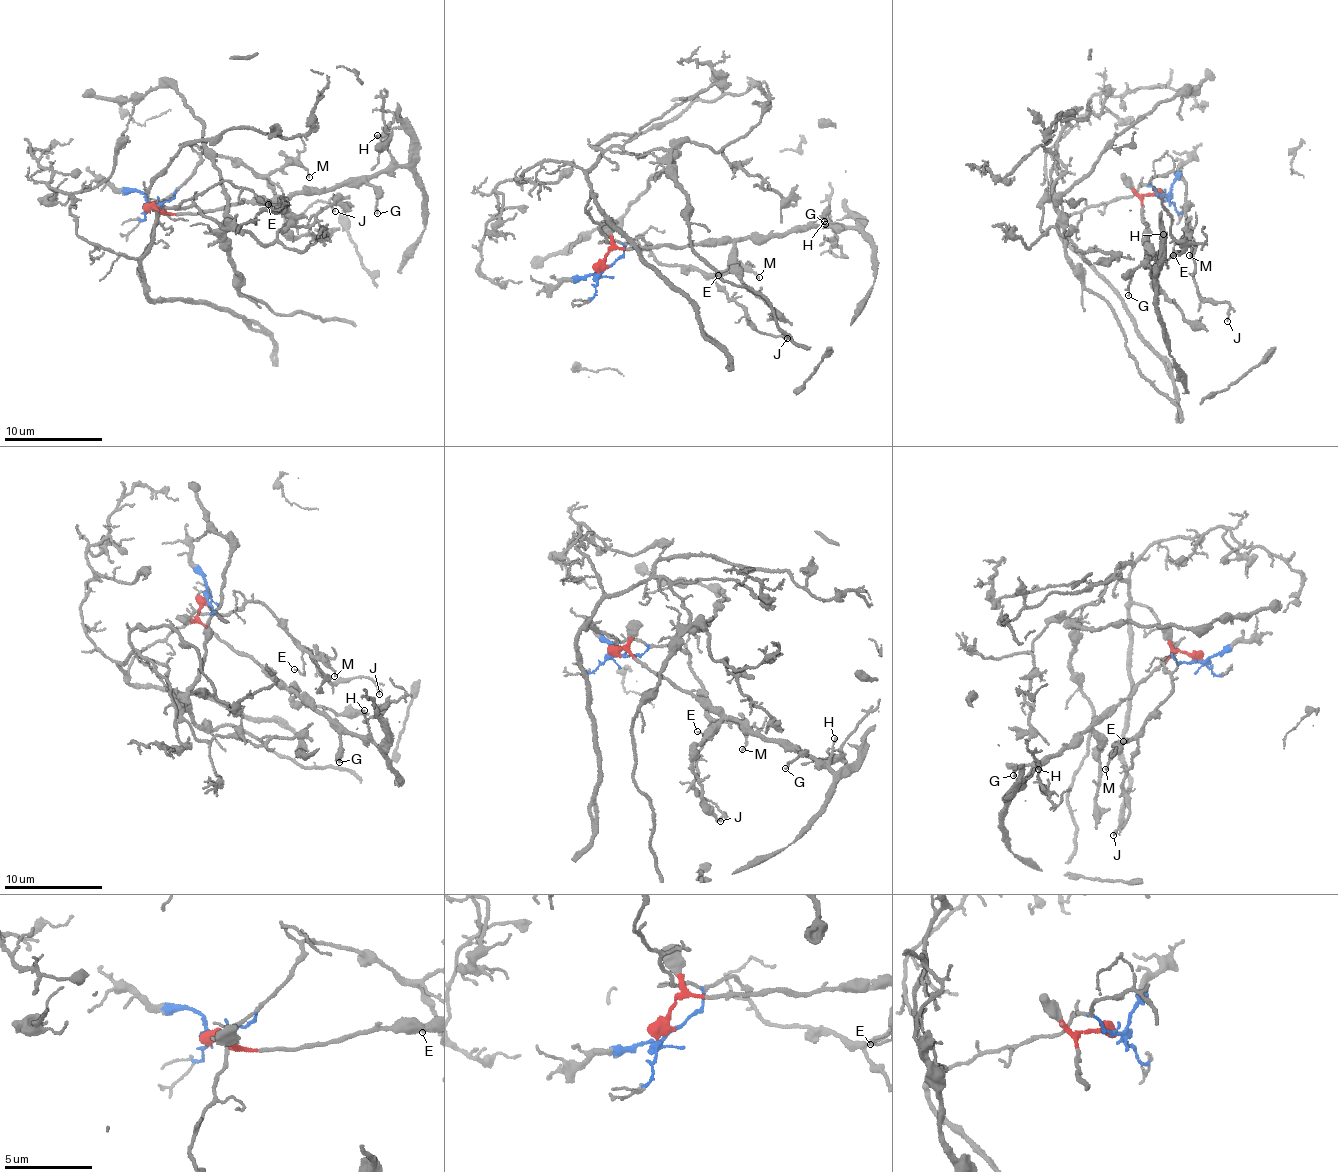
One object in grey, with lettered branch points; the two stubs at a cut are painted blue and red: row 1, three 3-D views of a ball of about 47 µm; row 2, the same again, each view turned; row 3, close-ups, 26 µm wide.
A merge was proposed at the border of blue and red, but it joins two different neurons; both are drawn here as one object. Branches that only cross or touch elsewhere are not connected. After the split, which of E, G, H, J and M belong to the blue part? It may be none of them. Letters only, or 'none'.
E, J, M

